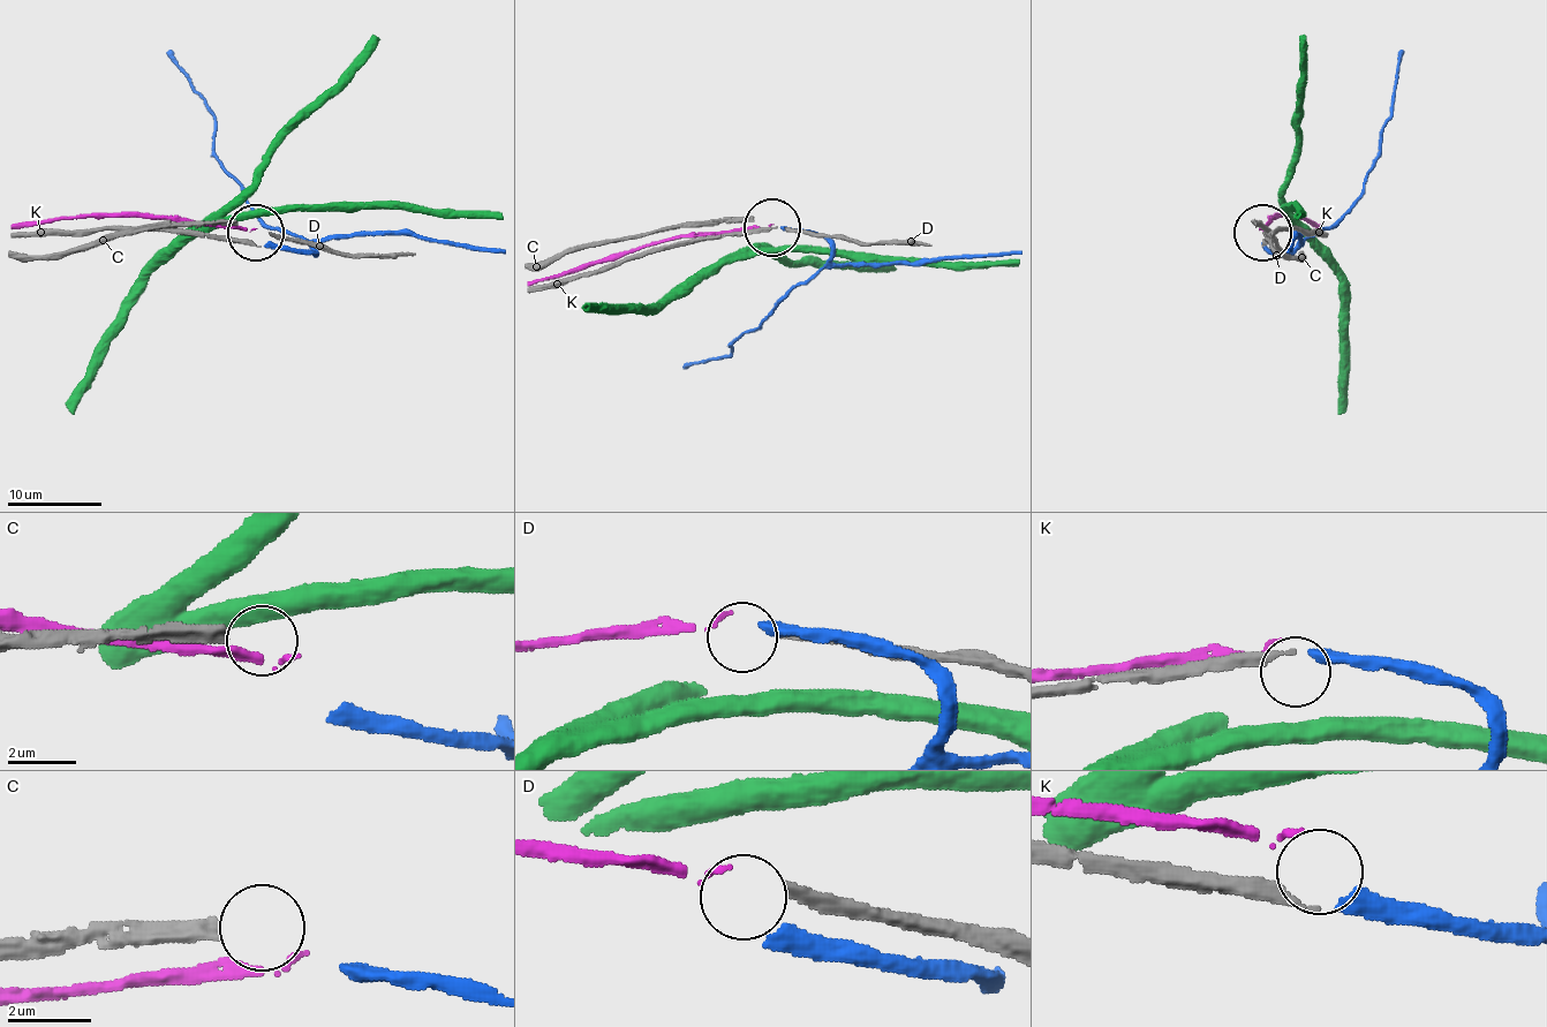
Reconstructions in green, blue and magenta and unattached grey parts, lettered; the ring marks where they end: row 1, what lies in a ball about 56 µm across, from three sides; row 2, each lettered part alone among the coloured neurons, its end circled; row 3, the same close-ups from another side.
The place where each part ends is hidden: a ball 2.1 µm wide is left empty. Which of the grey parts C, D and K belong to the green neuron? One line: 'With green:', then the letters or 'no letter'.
With green: no letter

